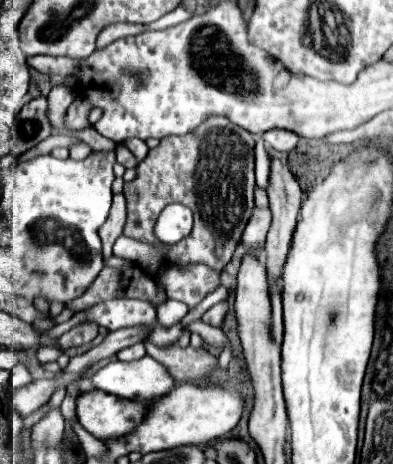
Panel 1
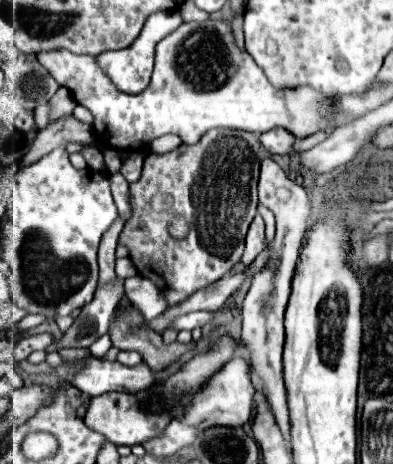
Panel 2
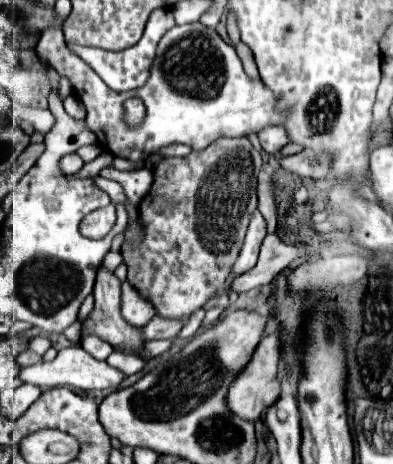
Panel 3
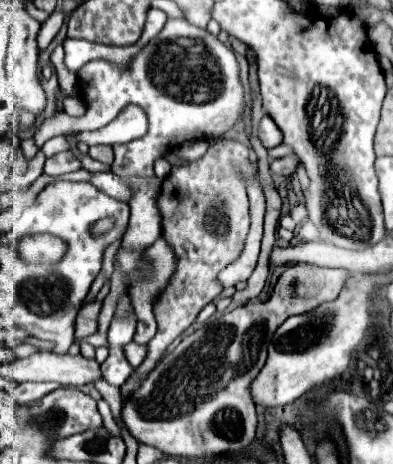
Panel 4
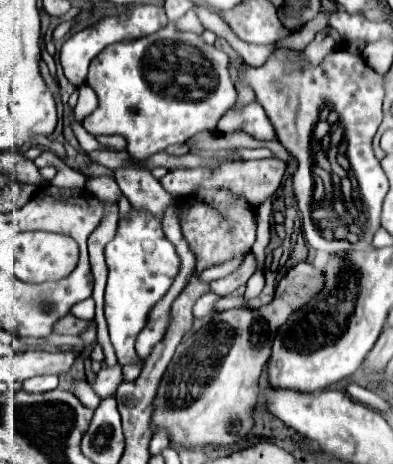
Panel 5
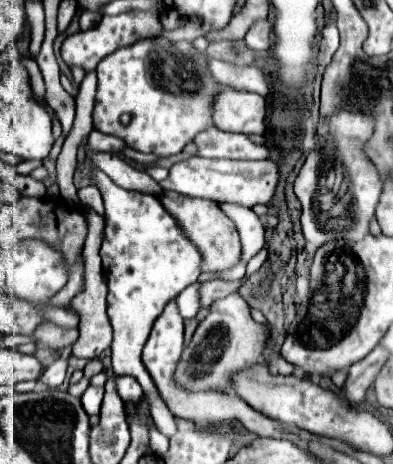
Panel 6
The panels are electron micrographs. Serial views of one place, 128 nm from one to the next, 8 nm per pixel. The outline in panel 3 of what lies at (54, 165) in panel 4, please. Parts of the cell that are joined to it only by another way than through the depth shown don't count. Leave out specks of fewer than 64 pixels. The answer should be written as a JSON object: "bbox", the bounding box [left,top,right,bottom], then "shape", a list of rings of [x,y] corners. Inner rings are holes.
{"bbox":[60,154,84,174],"shape":[[[68,154],[68,156],[62,158],[60,166],[62,166],[62,170],[64,170],[66,174],[78,174],[80,168],[84,166],[84,162],[82,162],[82,158],[80,158],[78,154]]]}

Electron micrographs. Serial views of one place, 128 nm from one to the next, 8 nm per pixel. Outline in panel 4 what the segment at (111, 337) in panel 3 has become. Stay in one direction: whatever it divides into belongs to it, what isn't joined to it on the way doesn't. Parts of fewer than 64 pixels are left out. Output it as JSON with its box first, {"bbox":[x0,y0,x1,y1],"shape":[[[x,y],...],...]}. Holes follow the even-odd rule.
{"bbox":[76,302,102,340],"shape":[[[92,302],[82,306],[78,318],[76,318],[76,340],[88,338],[98,330],[98,314],[102,310],[102,302]]]}

